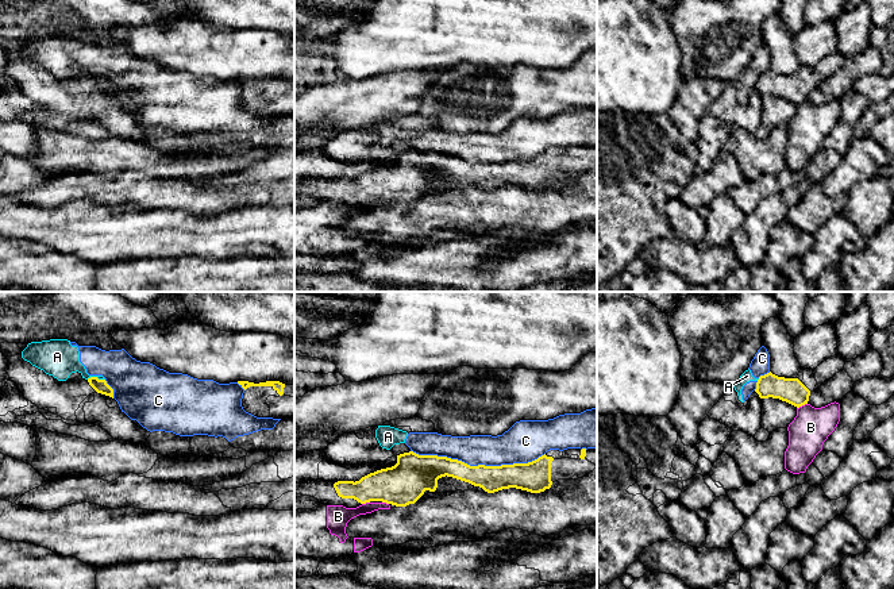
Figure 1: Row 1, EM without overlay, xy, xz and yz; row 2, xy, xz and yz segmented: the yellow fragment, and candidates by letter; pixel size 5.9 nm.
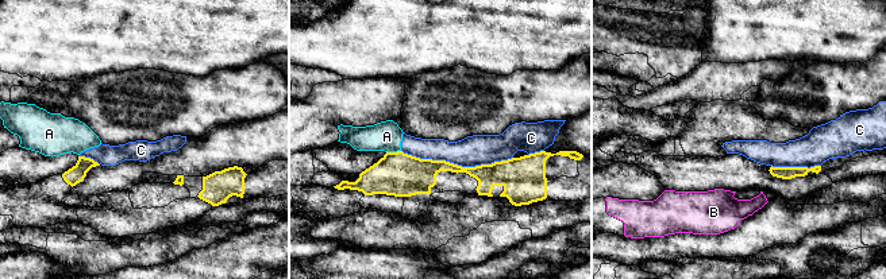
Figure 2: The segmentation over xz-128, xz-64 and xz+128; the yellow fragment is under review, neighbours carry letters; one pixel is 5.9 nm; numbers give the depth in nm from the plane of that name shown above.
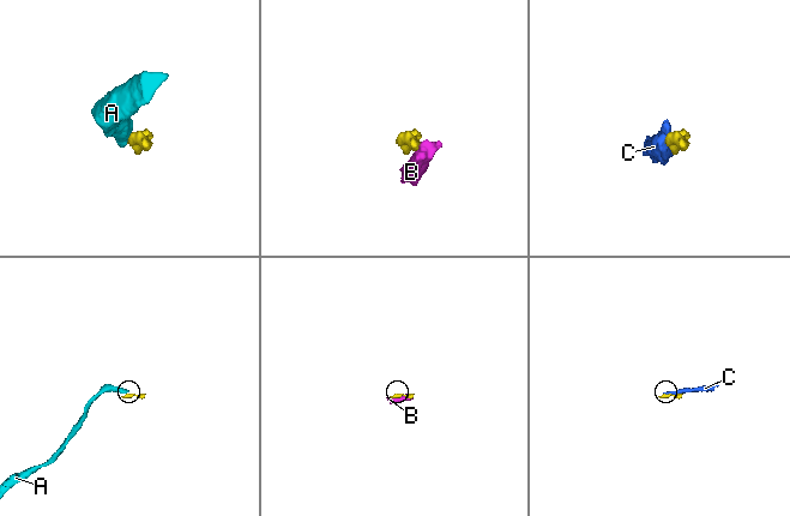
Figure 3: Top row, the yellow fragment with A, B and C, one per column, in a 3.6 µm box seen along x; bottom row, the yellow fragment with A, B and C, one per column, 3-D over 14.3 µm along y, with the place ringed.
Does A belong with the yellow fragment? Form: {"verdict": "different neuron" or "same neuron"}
{"verdict": "different neuron"}

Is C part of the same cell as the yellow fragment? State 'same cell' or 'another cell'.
another cell

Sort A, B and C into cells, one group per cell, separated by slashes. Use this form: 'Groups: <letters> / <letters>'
Groups: A C / B

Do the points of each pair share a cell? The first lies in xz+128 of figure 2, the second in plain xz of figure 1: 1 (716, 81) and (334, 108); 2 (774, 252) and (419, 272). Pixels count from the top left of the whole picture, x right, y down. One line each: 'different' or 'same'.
1: same
2: same

